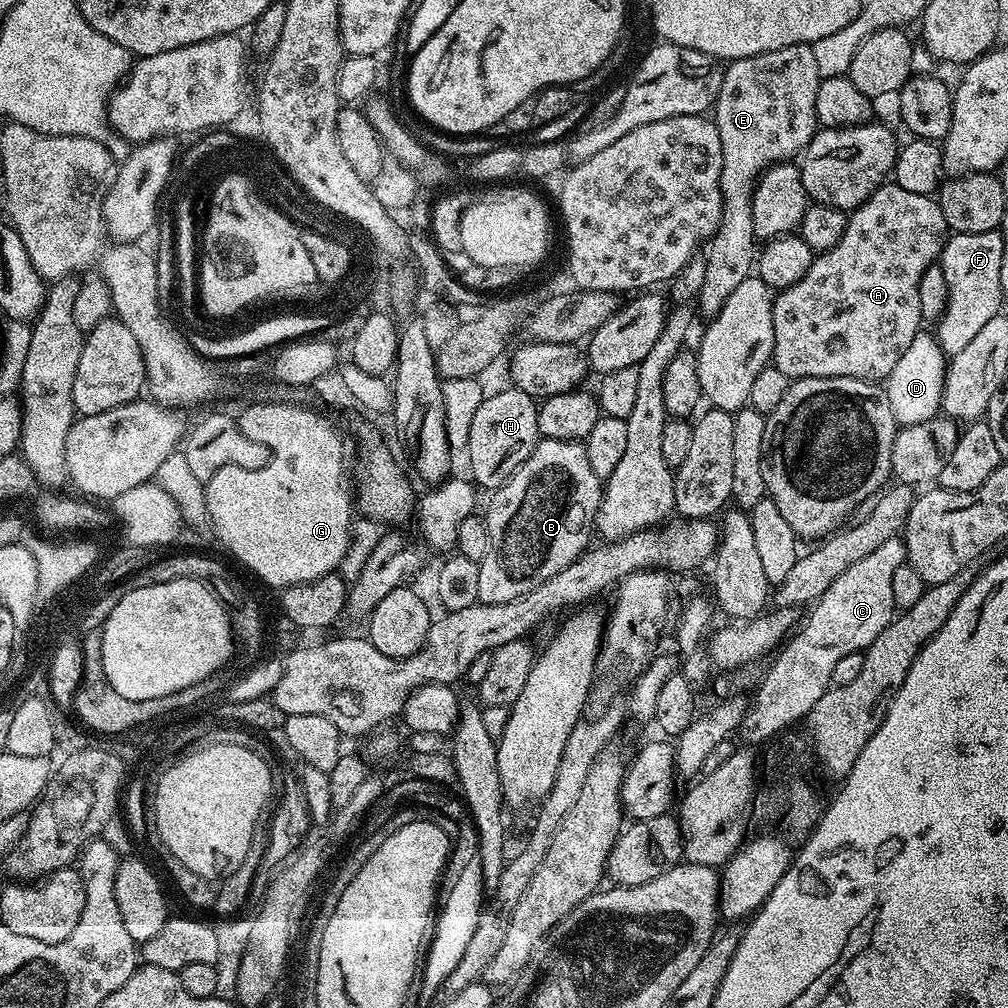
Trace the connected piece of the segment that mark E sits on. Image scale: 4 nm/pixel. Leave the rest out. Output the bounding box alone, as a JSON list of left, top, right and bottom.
[698,44,820,317]

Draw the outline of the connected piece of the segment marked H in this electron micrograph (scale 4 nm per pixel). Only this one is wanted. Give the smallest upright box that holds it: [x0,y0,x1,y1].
[466,386,541,490]

